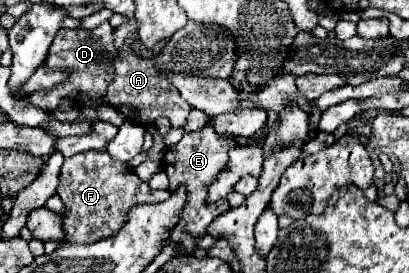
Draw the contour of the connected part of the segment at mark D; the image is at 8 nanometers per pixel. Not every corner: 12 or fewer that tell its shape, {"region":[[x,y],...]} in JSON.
{"region":[[108,21],[60,29],[46,63],[72,77],[28,101],[52,113],[64,97],[104,97],[118,51]]}

